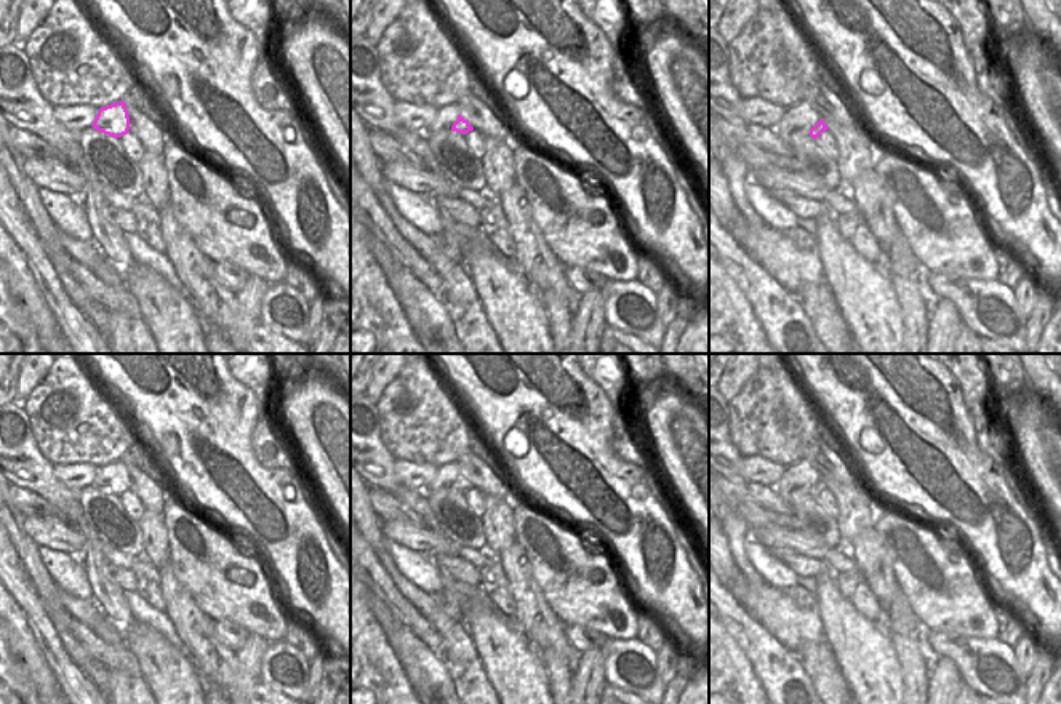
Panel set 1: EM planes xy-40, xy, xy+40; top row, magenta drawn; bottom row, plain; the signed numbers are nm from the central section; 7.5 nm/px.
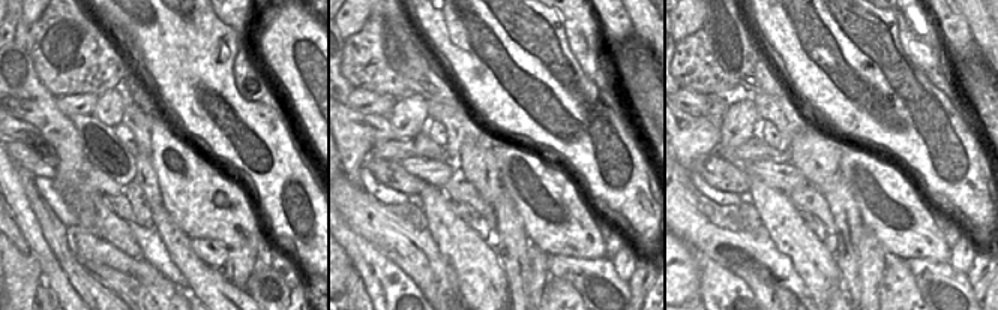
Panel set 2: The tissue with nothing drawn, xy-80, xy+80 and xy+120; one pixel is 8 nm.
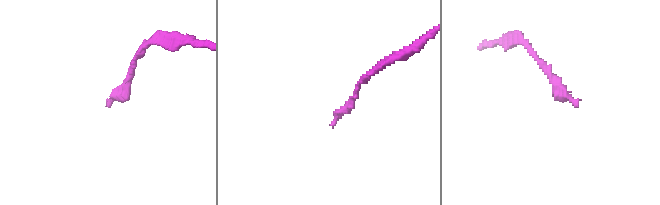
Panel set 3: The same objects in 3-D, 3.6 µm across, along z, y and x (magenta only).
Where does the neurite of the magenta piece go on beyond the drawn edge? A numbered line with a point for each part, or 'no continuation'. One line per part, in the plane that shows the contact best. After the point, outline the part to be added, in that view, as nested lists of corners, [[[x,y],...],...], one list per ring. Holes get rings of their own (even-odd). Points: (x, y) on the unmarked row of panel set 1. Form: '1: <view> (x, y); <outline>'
1: xy (447, 474); [[[458,464],[438,466],[435,477],[430,485],[424,490],[426,494],[450,490],[453,482],[458,478],[461,467]]]

